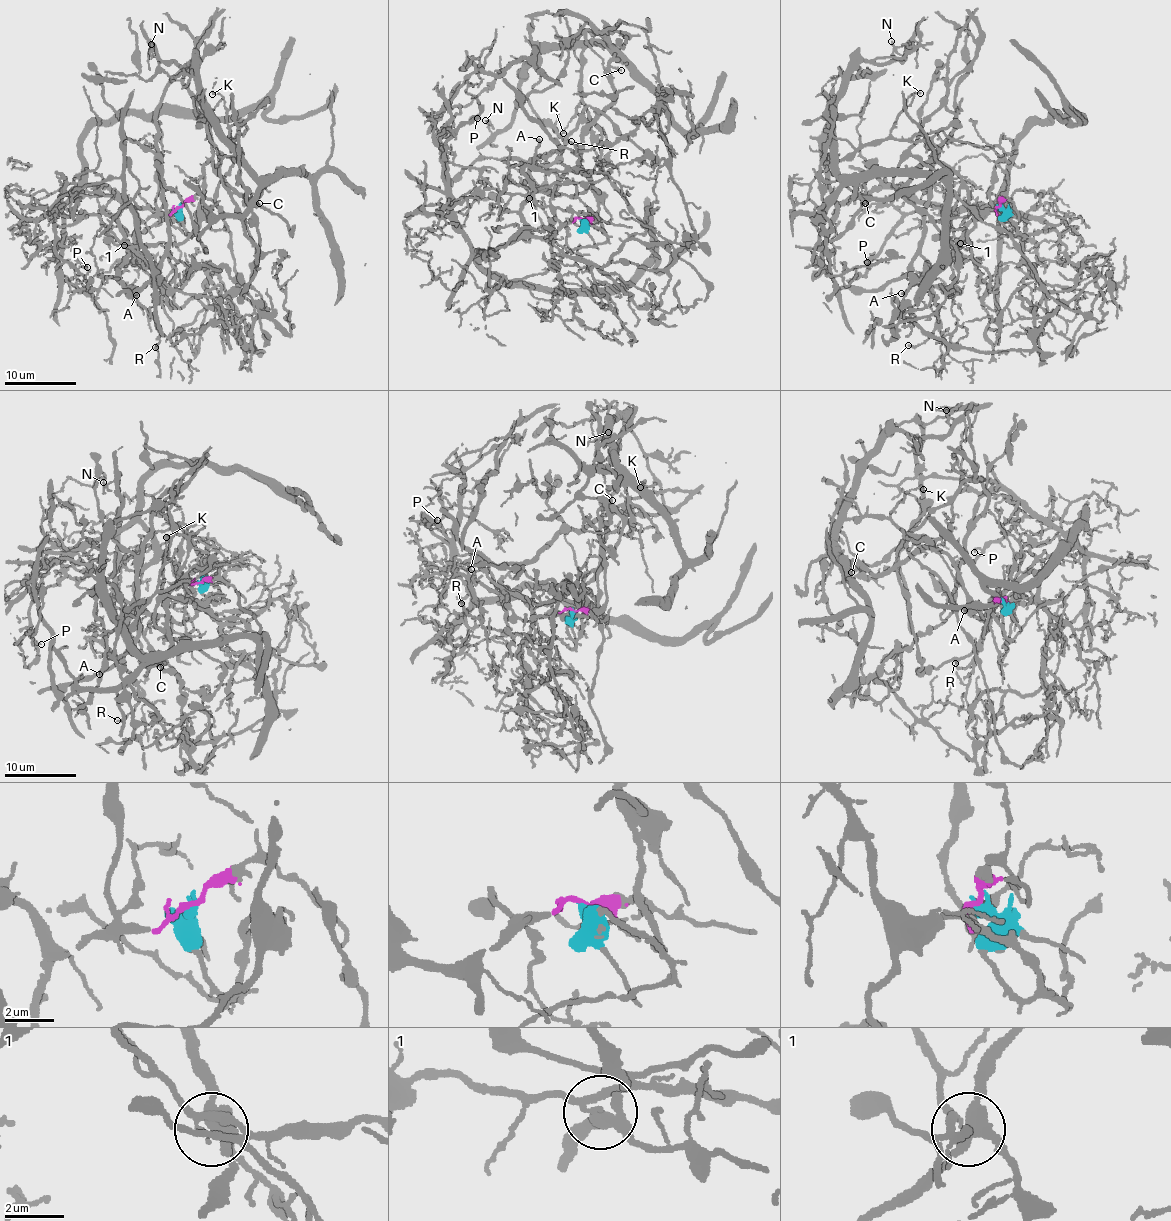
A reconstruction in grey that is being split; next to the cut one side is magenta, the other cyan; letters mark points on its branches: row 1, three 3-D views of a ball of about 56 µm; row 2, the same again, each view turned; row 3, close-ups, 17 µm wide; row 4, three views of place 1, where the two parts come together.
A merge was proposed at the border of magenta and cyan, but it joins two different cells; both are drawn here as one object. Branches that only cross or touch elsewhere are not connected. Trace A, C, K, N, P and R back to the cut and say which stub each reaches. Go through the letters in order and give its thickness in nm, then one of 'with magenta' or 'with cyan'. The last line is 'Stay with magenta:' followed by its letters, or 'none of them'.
A: 180 nm | with magenta
C: 140 nm | with cyan
K: 170 nm | with cyan
N: 110 nm | with cyan
P: 130 nm | with magenta
R: 170 nm | with magenta
Stay with magenta: A, P, R

